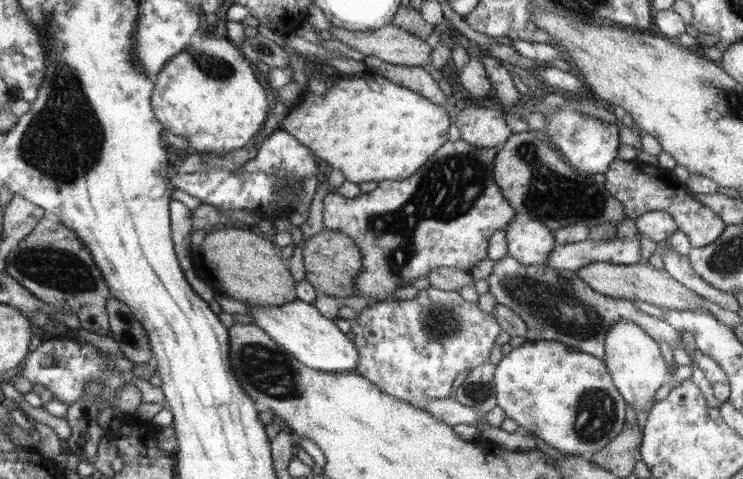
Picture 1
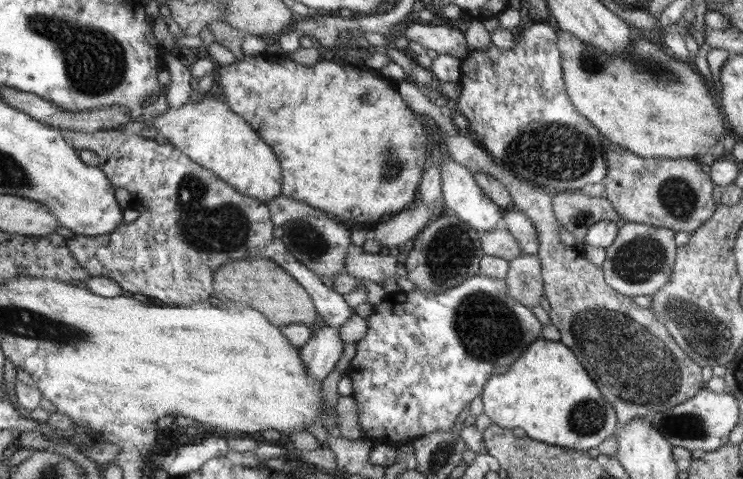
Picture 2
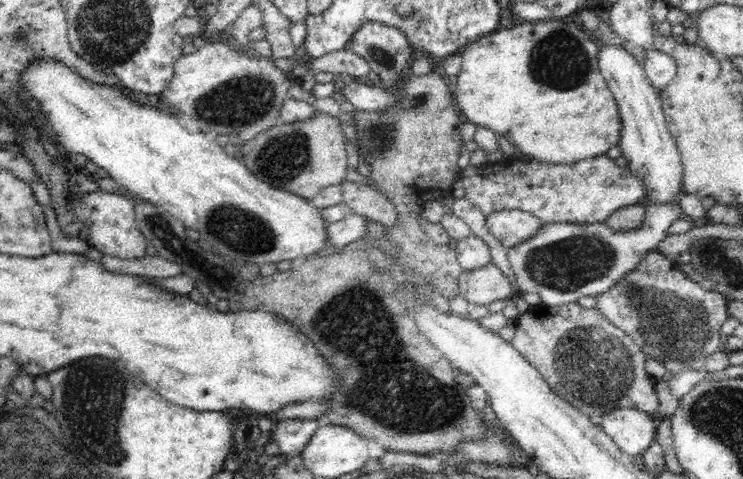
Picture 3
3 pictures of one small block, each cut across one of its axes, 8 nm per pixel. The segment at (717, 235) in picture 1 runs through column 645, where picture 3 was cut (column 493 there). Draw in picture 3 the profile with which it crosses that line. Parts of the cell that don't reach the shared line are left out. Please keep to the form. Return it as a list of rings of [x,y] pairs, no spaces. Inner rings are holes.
[[[608,155],[588,157],[569,163],[546,163],[528,158],[527,160],[498,160],[481,166],[468,165],[461,170],[464,185],[464,202],[476,206],[486,216],[502,210],[520,210],[539,218],[543,224],[600,224],[616,210],[634,204],[645,203],[647,188],[642,177],[630,168],[621,168]]]

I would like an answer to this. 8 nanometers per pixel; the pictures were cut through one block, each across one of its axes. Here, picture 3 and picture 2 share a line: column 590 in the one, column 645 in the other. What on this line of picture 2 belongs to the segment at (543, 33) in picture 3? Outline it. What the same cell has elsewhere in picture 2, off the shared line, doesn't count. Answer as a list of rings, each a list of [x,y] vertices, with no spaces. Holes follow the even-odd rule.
[[[558,28],[557,31],[557,44],[561,49],[561,56],[564,58],[564,79],[566,92],[569,93],[570,100],[574,100],[573,104],[578,104],[577,111],[582,113],[596,128],[602,133],[602,136],[606,136],[609,144],[620,145],[622,148],[629,149],[630,152],[637,153],[638,156],[651,158],[671,158],[671,159],[694,159],[696,156],[700,156],[708,153],[708,150],[724,136],[724,116],[720,112],[720,106],[716,104],[716,98],[710,94],[706,82],[702,80],[700,74],[694,72],[694,68],[690,66],[692,61],[682,61],[680,58],[670,57],[656,44],[644,39],[642,35],[643,31],[636,31],[635,38],[630,47],[627,50],[619,52],[619,54],[606,54],[603,50],[584,44],[581,40],[578,40],[577,36],[574,36],[572,32],[566,32]]]

